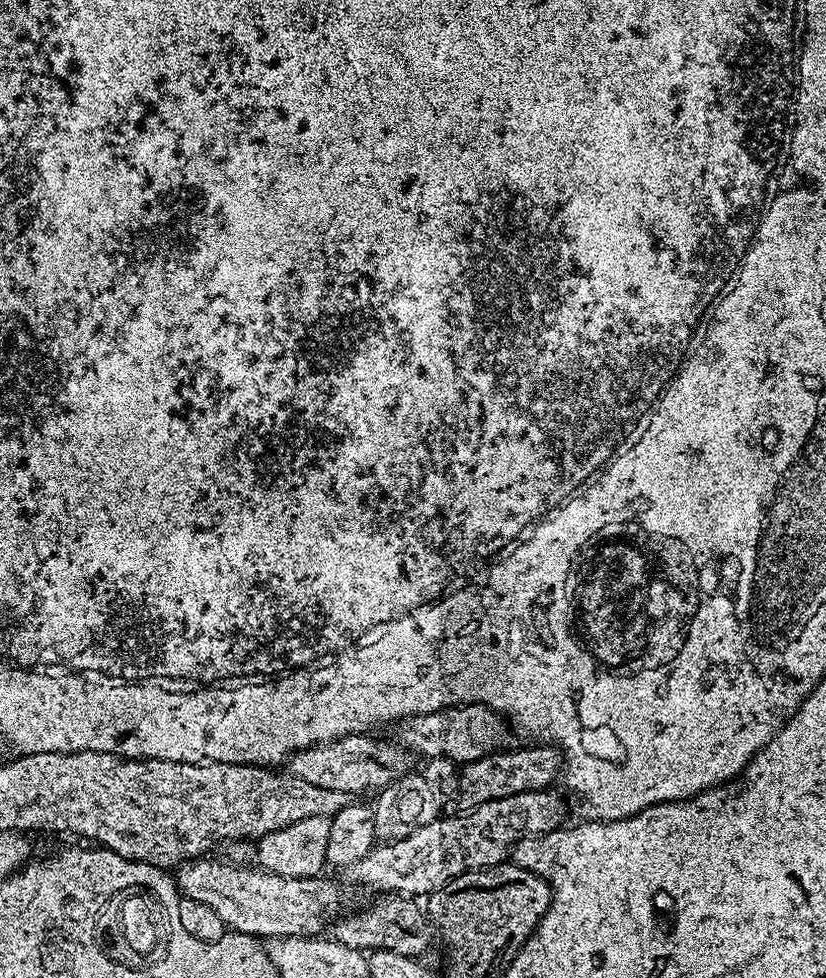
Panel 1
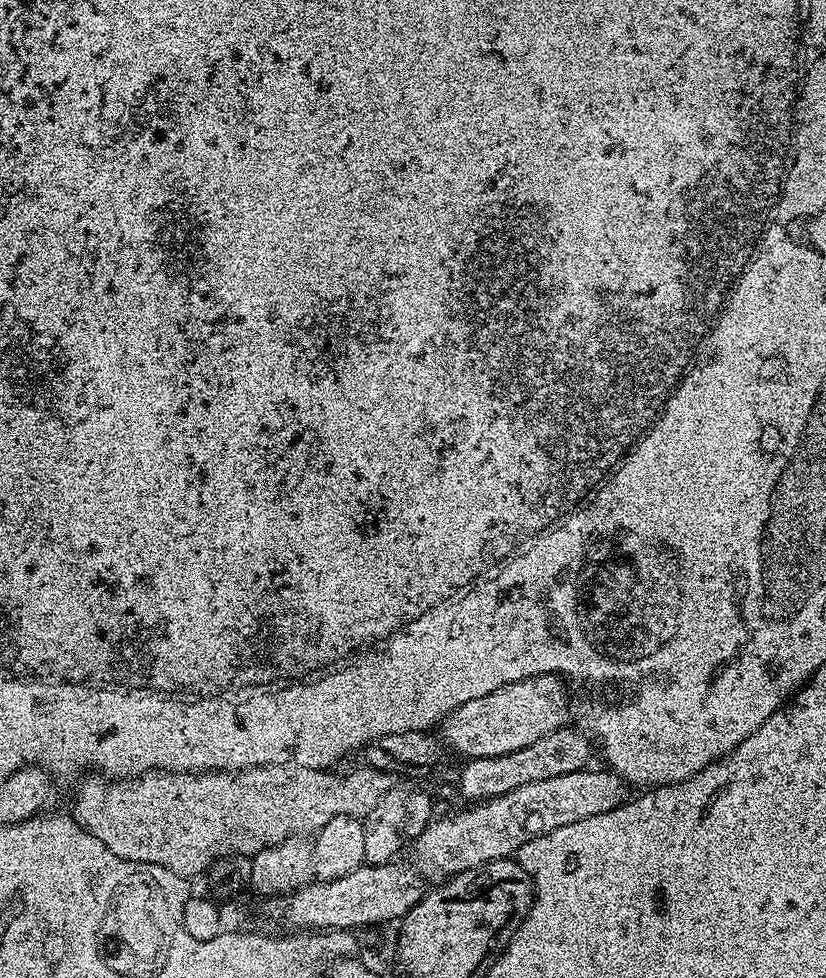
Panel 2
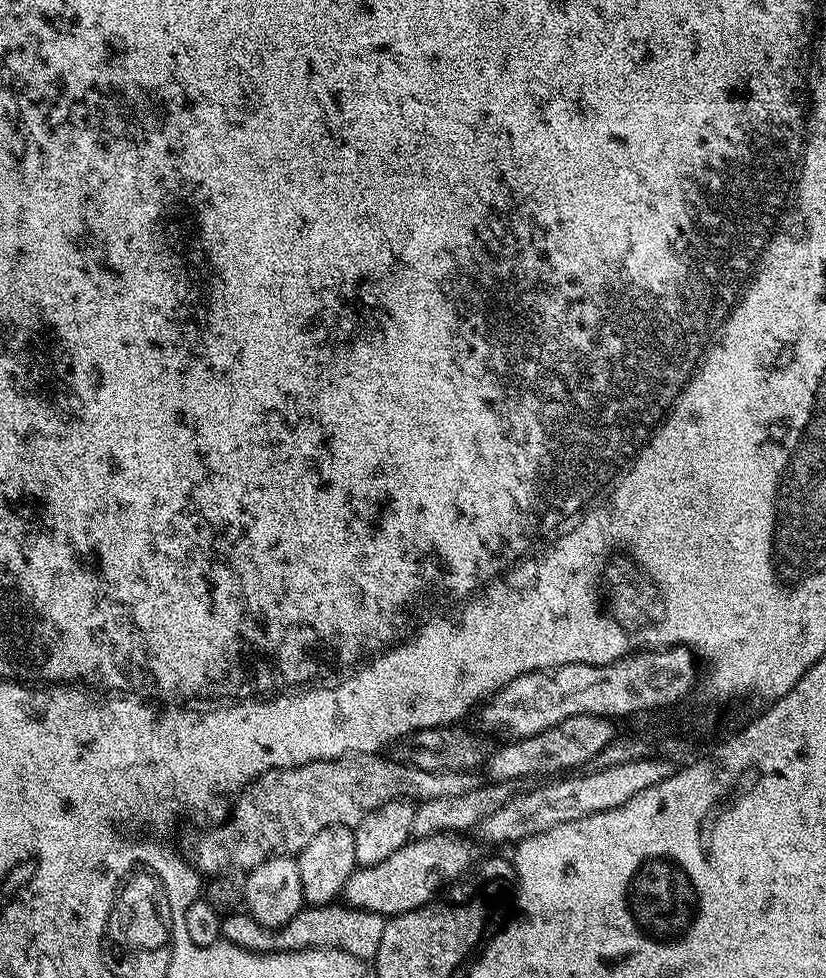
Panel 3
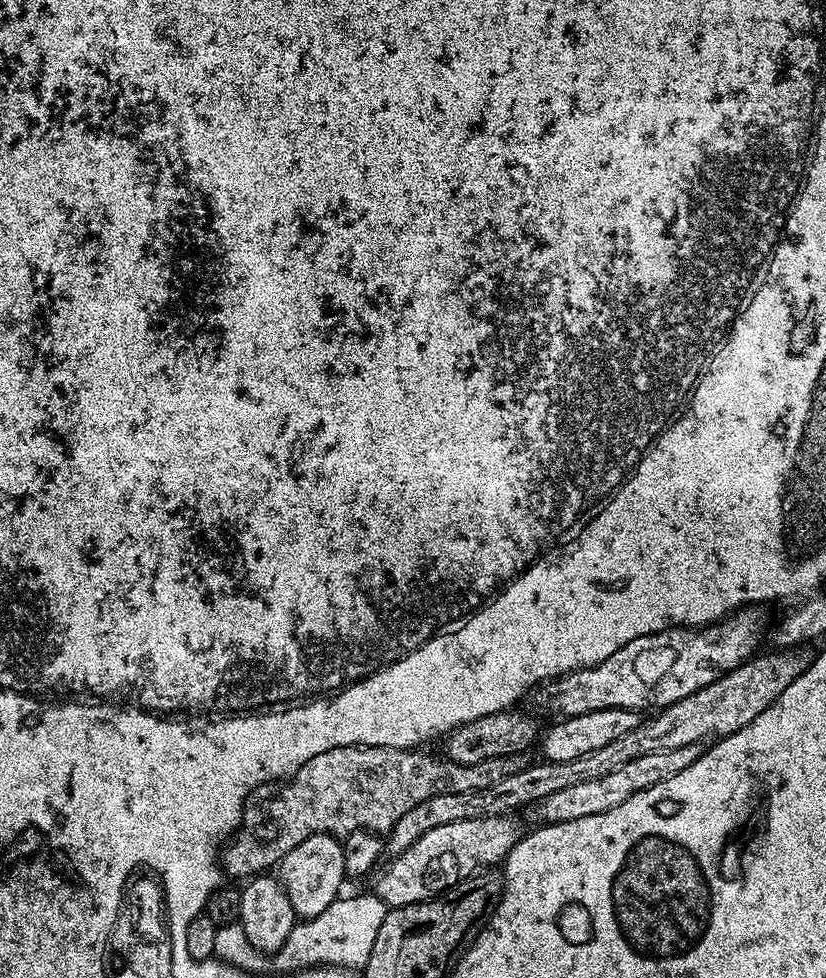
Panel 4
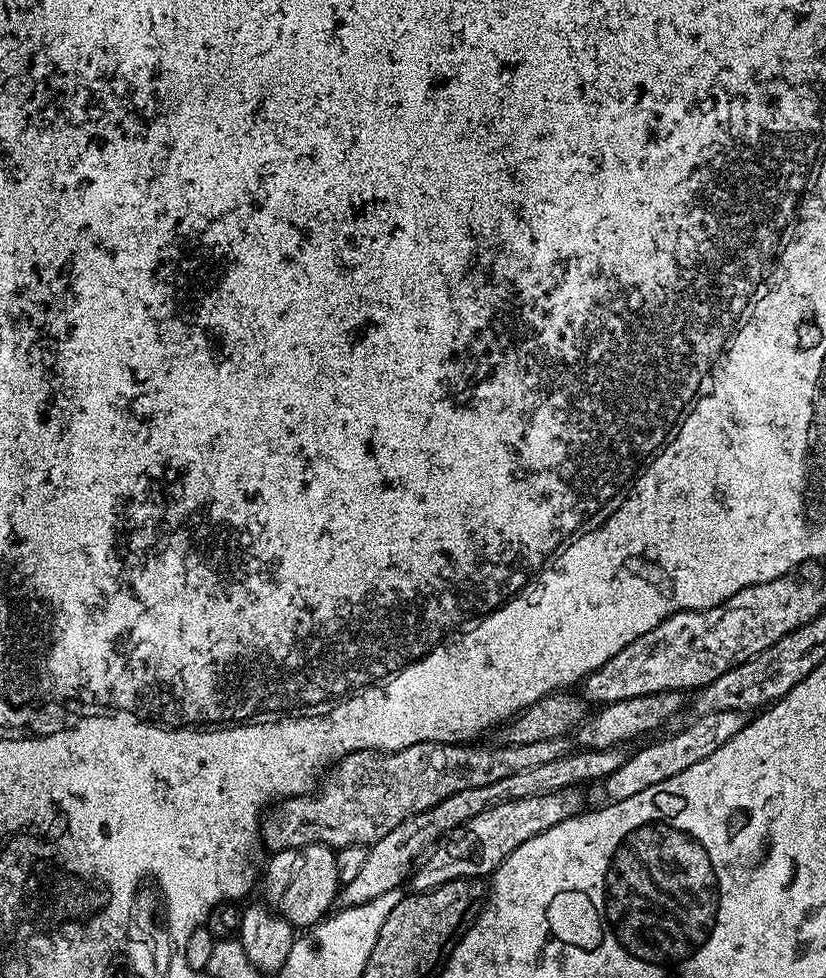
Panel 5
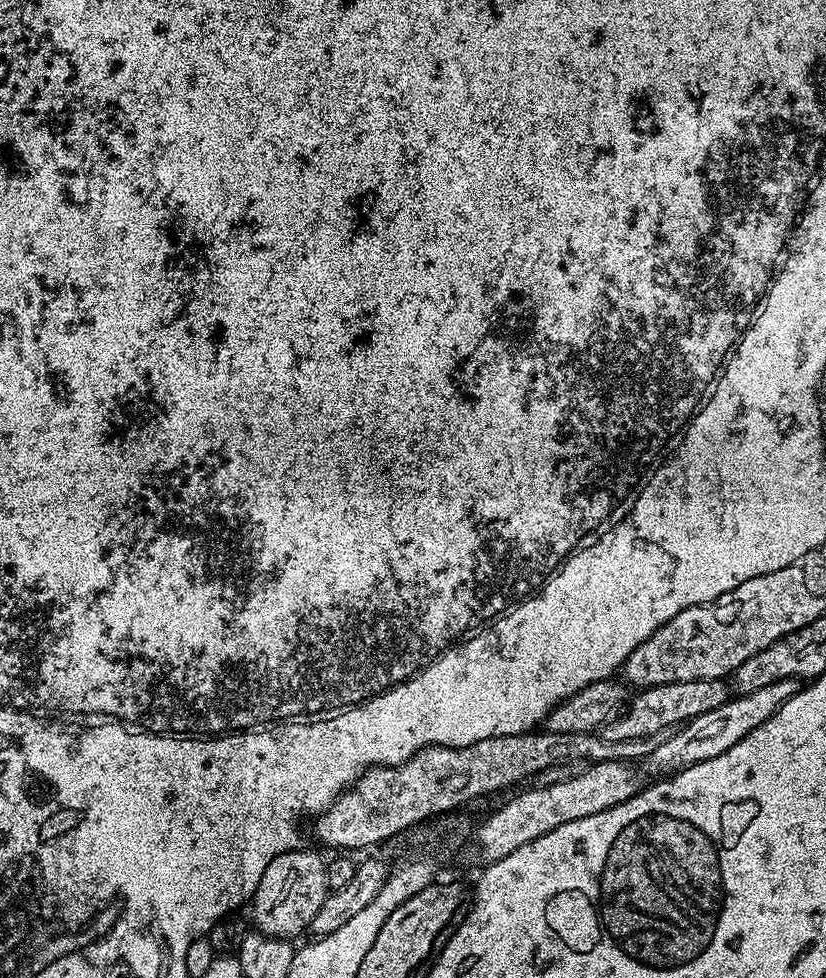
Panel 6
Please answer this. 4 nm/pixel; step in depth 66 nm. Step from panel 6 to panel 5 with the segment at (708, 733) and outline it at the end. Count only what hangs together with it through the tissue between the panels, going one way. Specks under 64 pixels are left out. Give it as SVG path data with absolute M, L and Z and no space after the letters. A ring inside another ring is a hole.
M707 712L696 719L700 720L694 721L682 732L668 736L657 744L648 744L636 753L633 751L628 760L614 770L614 774L602 781L603 799L622 802L626 798L634 798L634 794L642 794L642 790L650 786L658 786L658 782L666 782L666 778L682 774L682 770L694 766L694 762L702 762L702 758L710 758L714 750L726 746L726 742L730 742L730 738L734 738L734 734L738 734L738 730L742 730L746 723L745 713L742 712Z

